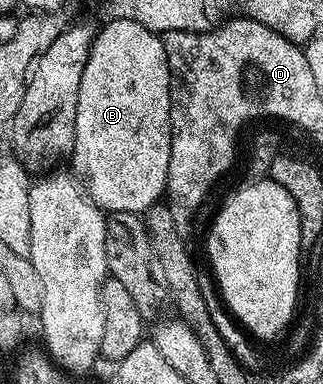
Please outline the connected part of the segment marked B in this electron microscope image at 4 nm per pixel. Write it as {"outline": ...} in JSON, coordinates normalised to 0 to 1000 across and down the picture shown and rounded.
{"outline":[[[344,49],[279,115],[279,146],[254,182],[248,253],[235,273],[235,346],[223,417],[266,464],[276,516],[319,552],[449,555],[514,508],[526,406],[526,242],[533,198],[498,99],[421,65],[421,55]]]}

